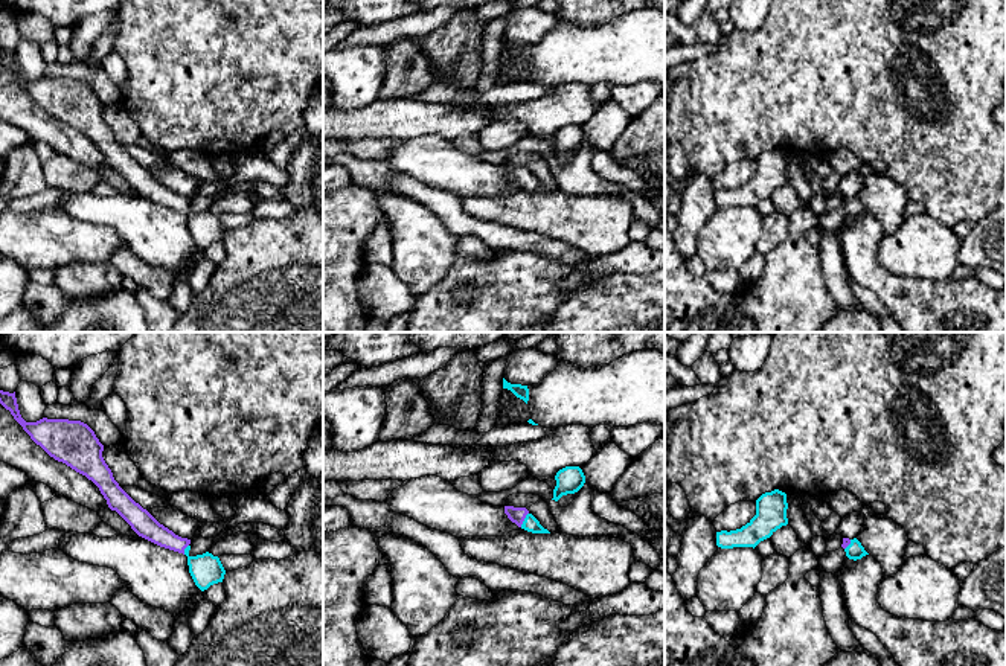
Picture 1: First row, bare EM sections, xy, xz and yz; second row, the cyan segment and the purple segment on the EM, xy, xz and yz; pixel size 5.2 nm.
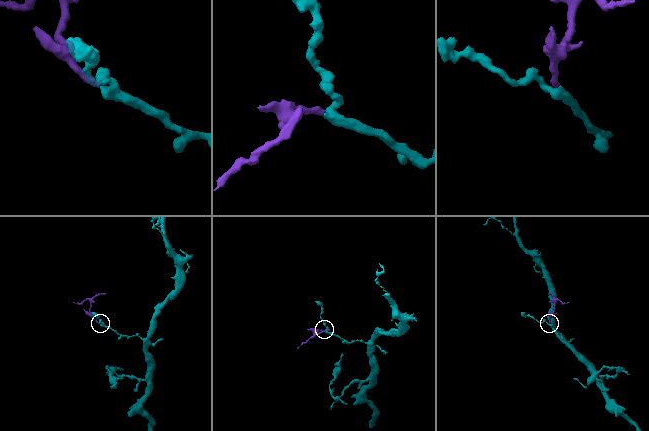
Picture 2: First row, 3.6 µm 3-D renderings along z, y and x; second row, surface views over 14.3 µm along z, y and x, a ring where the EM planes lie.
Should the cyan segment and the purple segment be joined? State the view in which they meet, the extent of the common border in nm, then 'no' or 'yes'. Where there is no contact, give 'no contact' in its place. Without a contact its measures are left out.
meets cyan in xz; contact 90 nm long; yes

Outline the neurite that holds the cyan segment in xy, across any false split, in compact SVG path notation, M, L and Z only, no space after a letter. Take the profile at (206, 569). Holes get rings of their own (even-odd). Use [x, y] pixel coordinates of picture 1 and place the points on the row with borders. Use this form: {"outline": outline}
{"outline": "M0 390L0 404L11 411L30 439L50 457L91 480L107 500L108 508L116 511L139 536L160 547L186 555L189 573L201 591L223 582L226 570L218 556L209 552L191 556L191 540L181 538L160 524L119 486L102 457L104 445L87 424L47 418L37 422L26 422L20 415L15 392Z"}

